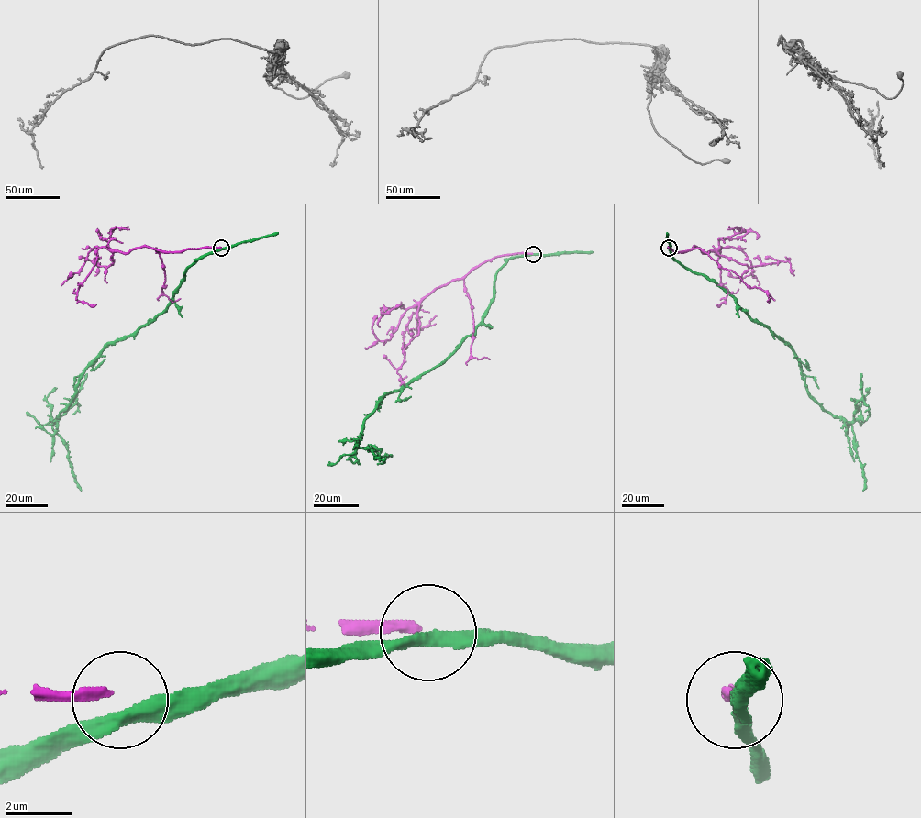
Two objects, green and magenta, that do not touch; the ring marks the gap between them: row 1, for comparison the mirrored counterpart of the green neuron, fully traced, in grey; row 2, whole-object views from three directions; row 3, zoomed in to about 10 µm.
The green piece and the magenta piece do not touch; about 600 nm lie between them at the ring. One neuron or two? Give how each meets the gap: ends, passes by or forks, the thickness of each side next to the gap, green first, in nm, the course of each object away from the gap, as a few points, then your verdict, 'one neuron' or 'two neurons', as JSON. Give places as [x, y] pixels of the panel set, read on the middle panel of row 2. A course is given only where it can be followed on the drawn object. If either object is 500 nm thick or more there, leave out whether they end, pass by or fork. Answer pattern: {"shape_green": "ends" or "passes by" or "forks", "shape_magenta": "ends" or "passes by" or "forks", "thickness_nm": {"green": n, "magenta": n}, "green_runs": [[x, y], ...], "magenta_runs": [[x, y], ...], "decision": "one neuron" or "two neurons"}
{"shape_green": "passes by", "shape_magenta": "ends", "thickness_nm": {"green": 400, "magenta": 300}, "green_runs": [[533, 254], [511, 257], [496, 273], [482, 321], [452, 353], [386, 393], [366, 418], [356, 446], [385, 457]], "magenta_runs": [[532, 254], [487, 259], [427, 295], [417, 312], [418, 334], [404, 349], [397, 371], [404, 381], [400, 385]], "decision": "two neurons"}

